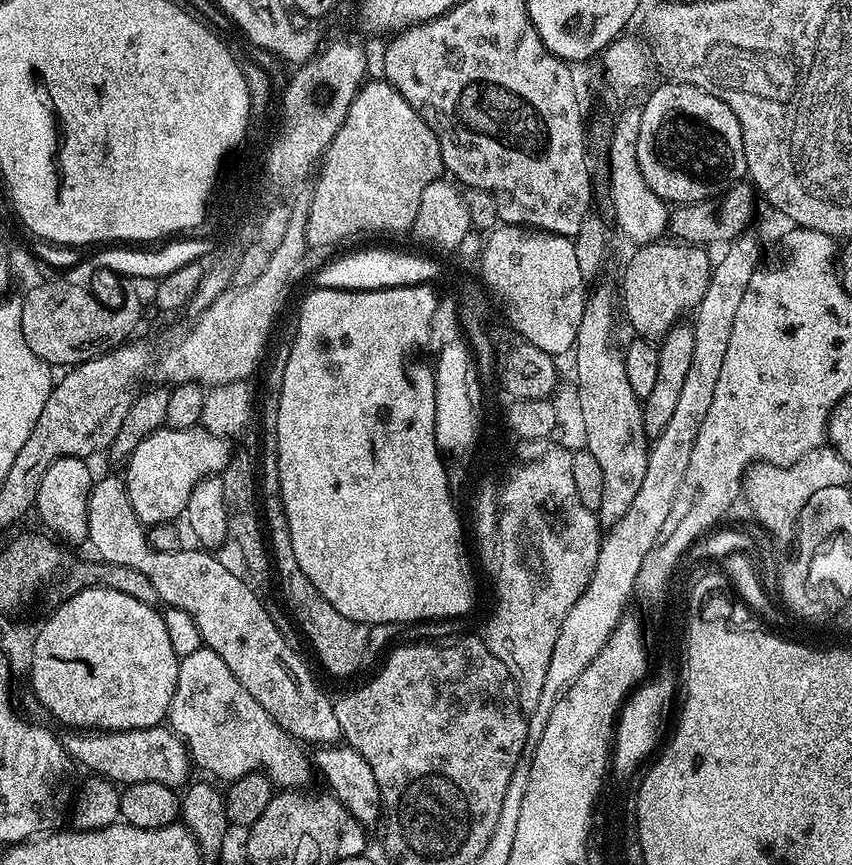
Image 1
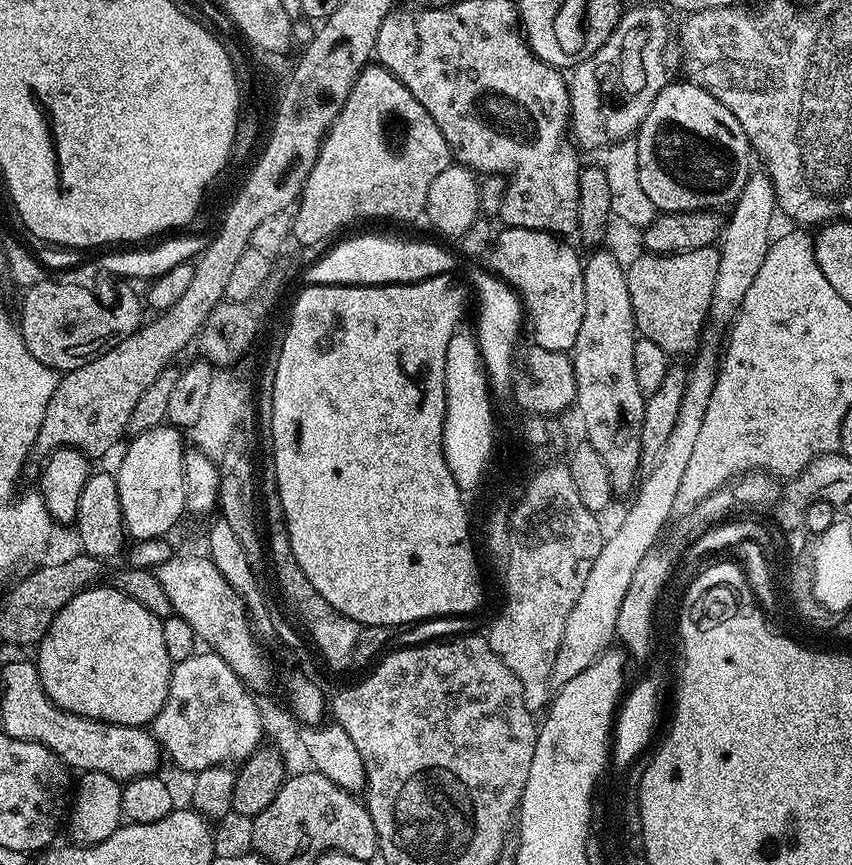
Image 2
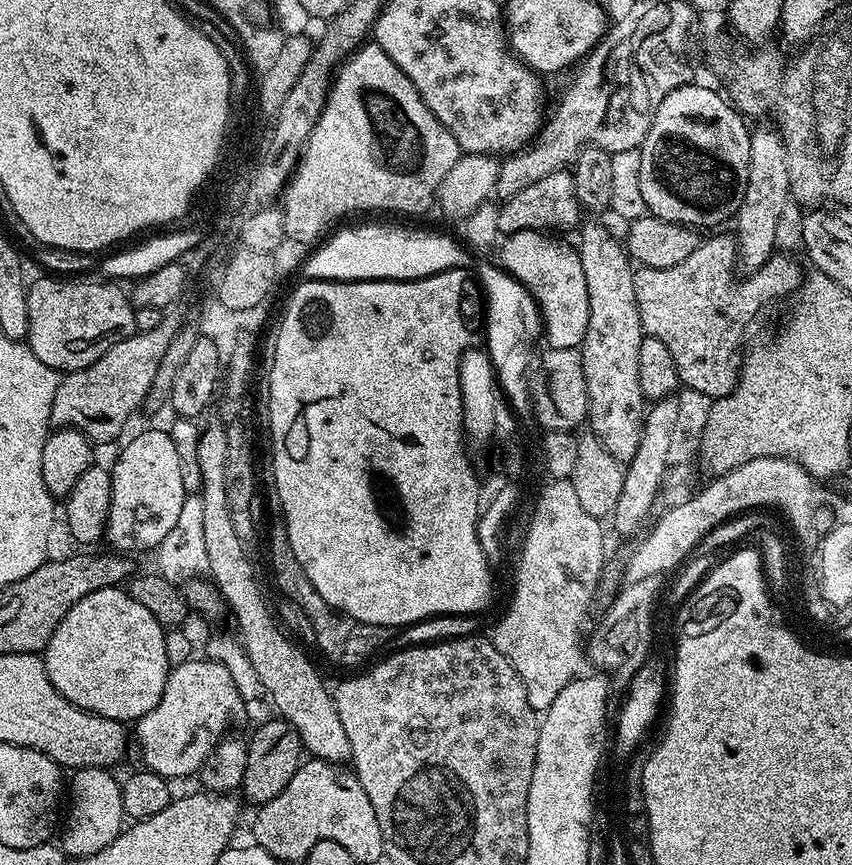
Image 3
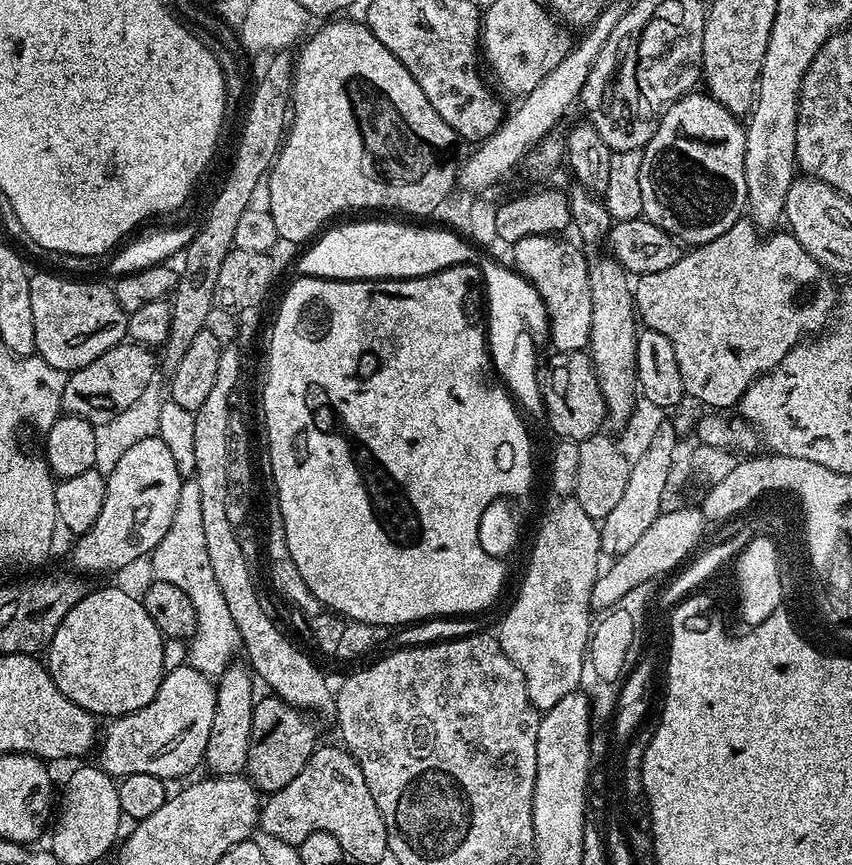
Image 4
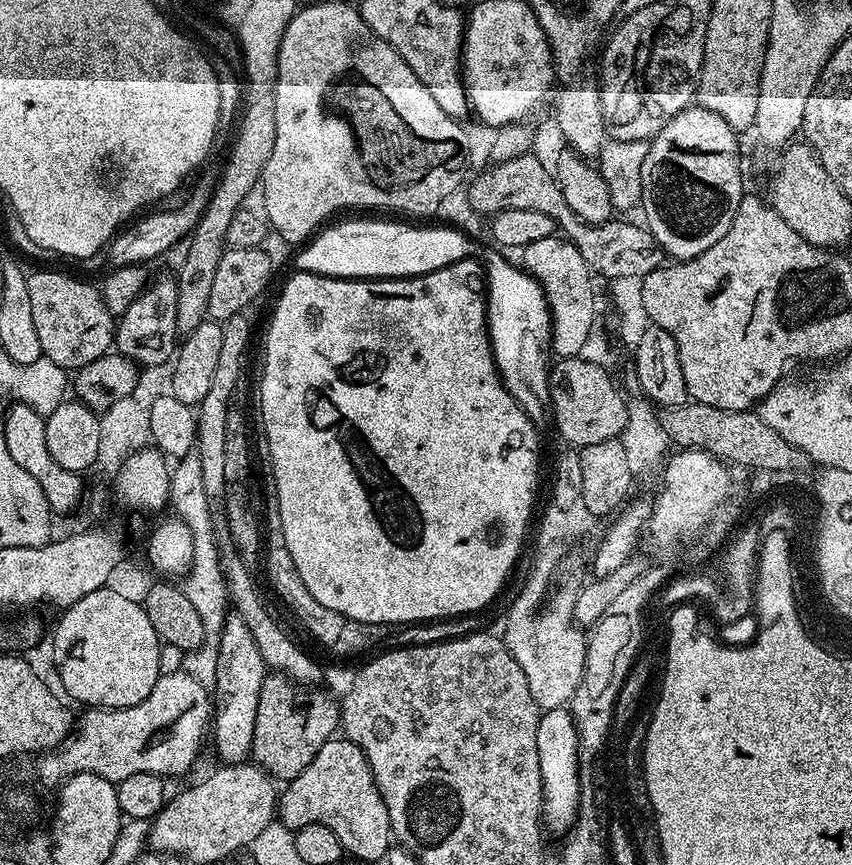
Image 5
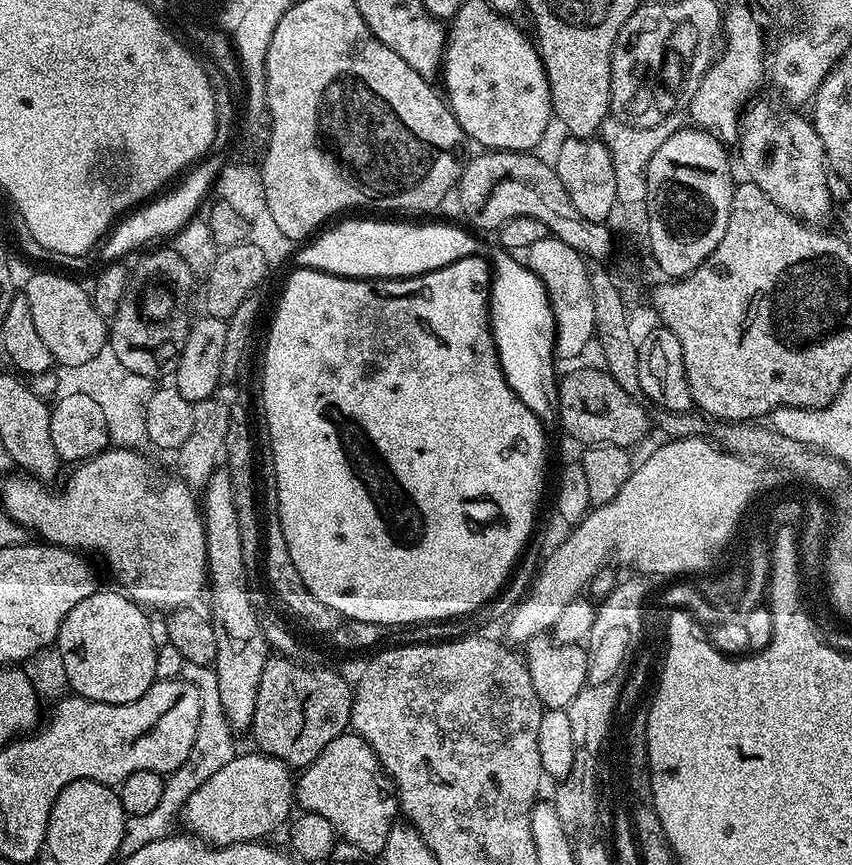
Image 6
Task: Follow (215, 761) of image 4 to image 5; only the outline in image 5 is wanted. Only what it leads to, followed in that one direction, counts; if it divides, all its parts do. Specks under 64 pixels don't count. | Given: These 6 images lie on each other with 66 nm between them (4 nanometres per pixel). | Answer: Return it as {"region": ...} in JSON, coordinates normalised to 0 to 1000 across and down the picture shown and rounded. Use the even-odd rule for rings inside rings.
{"region":[[[270,710],[258,734],[256,751],[256,784],[251,797],[251,827],[246,834],[248,854],[254,858],[254,869],[263,883],[285,883],[296,873],[298,858],[298,830],[303,830],[303,807],[308,802],[308,788],[312,769],[298,742],[293,724],[282,712]]]}

